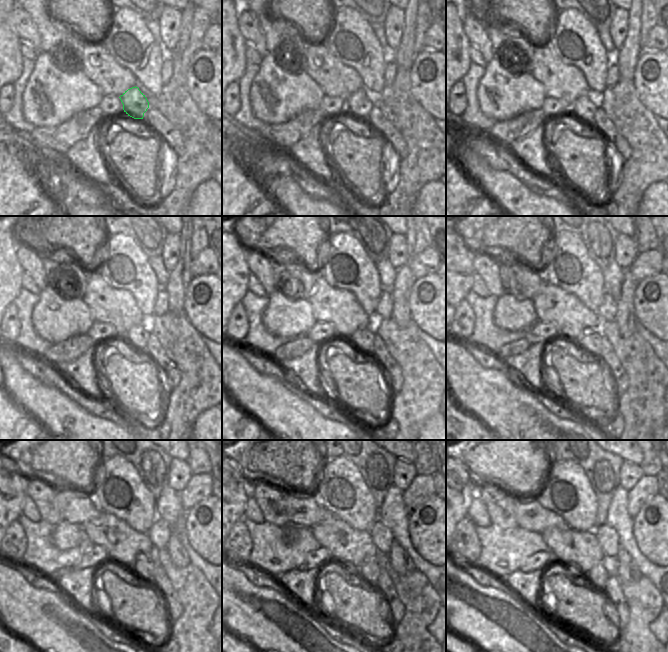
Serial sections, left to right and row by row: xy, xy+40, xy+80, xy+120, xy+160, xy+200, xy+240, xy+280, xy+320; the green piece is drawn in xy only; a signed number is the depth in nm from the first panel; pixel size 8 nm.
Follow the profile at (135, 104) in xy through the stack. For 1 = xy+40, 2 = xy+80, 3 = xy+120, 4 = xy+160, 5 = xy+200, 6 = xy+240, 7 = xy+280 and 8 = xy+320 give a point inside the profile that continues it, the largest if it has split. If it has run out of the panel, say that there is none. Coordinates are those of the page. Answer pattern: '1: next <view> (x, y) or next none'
1: next xy+40 (357, 104)
2: next xy+80 (584, 109)
3: next xy+120 (137, 337)
4: next xy+160 (363, 339)
5: next xy+200 (590, 342)
6: next xy+240 (143, 566)
7: next xy+280 (369, 570)
8: next xy+320 (597, 576)

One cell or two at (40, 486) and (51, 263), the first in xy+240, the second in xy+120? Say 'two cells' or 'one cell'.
two cells

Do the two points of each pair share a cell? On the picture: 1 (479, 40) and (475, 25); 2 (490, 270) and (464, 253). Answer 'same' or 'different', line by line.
1: same
2: different

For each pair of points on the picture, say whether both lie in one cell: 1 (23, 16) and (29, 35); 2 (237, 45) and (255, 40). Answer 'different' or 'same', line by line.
1: same
2: different

